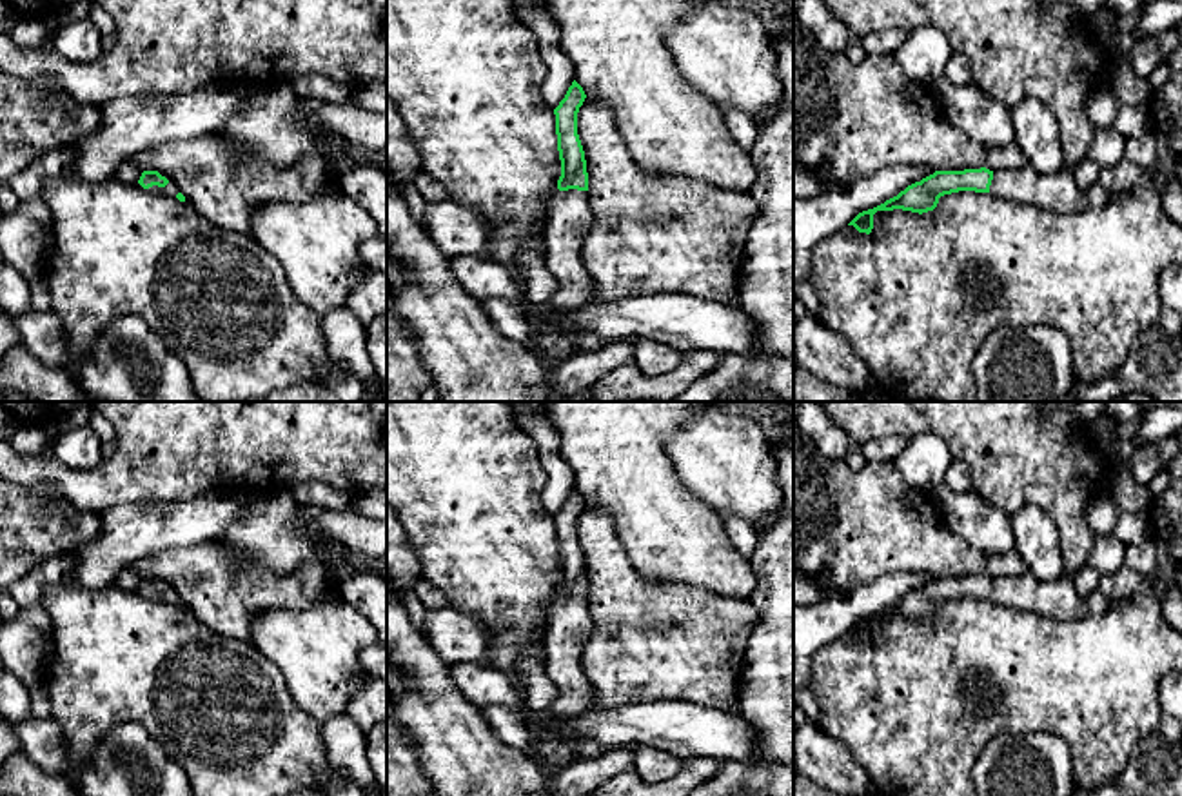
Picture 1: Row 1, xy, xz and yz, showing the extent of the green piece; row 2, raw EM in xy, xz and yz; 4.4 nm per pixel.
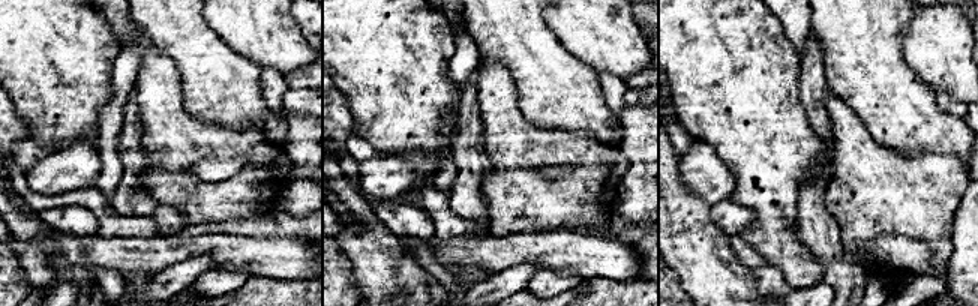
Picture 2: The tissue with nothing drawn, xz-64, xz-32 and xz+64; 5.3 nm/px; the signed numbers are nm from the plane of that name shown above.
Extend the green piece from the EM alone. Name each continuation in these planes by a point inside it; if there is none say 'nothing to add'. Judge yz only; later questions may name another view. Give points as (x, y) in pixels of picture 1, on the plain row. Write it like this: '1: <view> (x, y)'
1: yz (1059, 598)

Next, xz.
1: xz (569, 626)

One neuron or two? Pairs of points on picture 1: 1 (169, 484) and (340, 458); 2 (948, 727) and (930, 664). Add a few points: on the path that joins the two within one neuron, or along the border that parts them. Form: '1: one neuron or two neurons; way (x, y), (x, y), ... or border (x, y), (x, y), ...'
1: one neuron; way (211, 455), (298, 455)
2: one neuron; way (932, 711), (930, 680)

